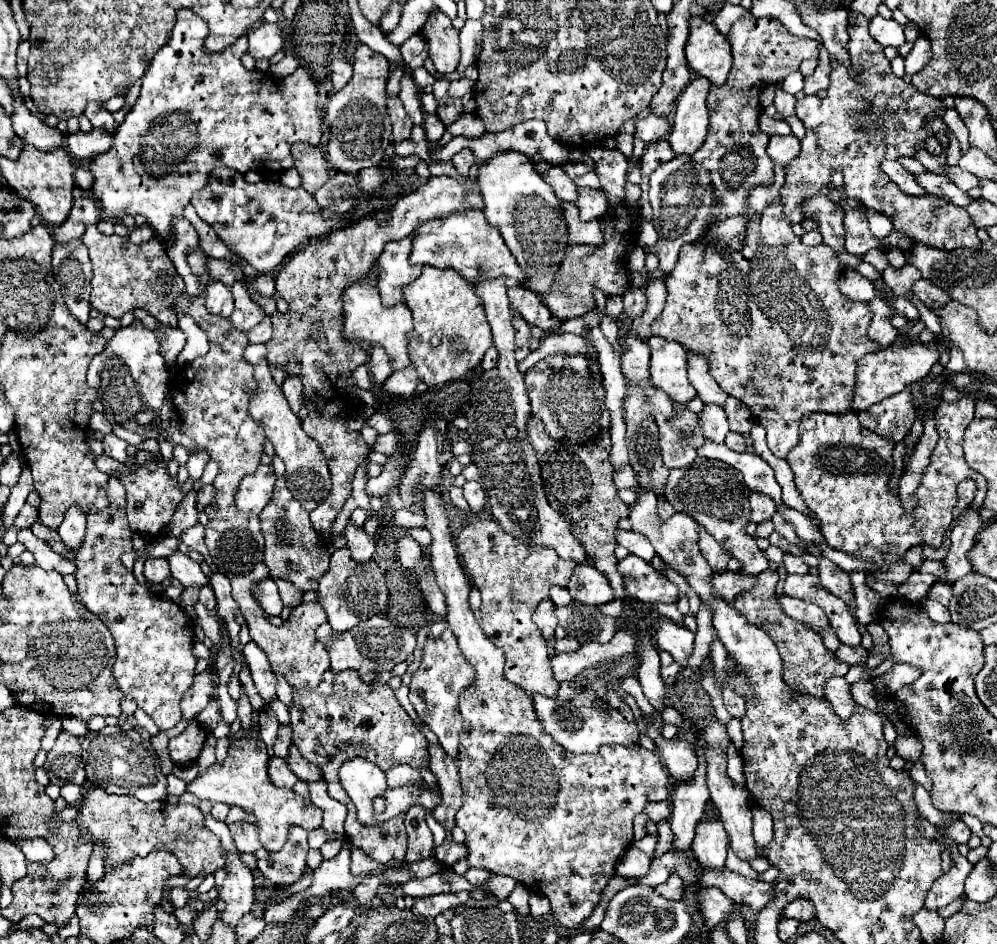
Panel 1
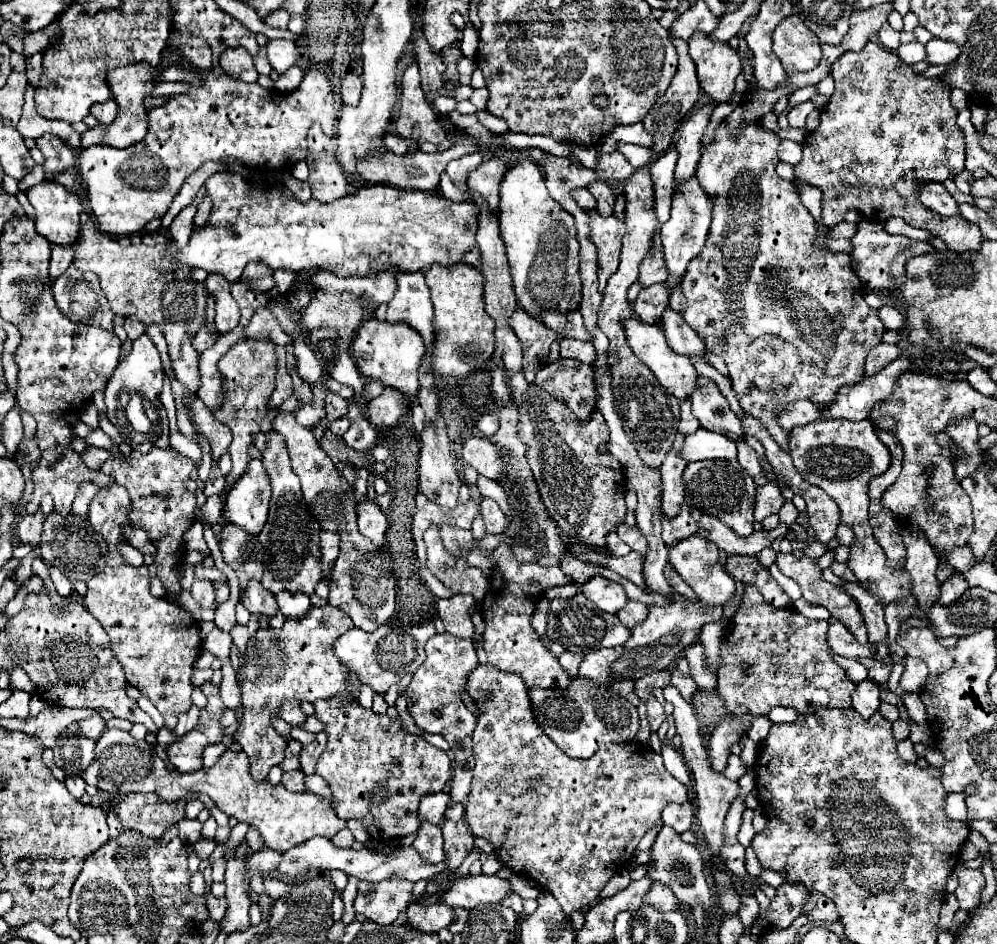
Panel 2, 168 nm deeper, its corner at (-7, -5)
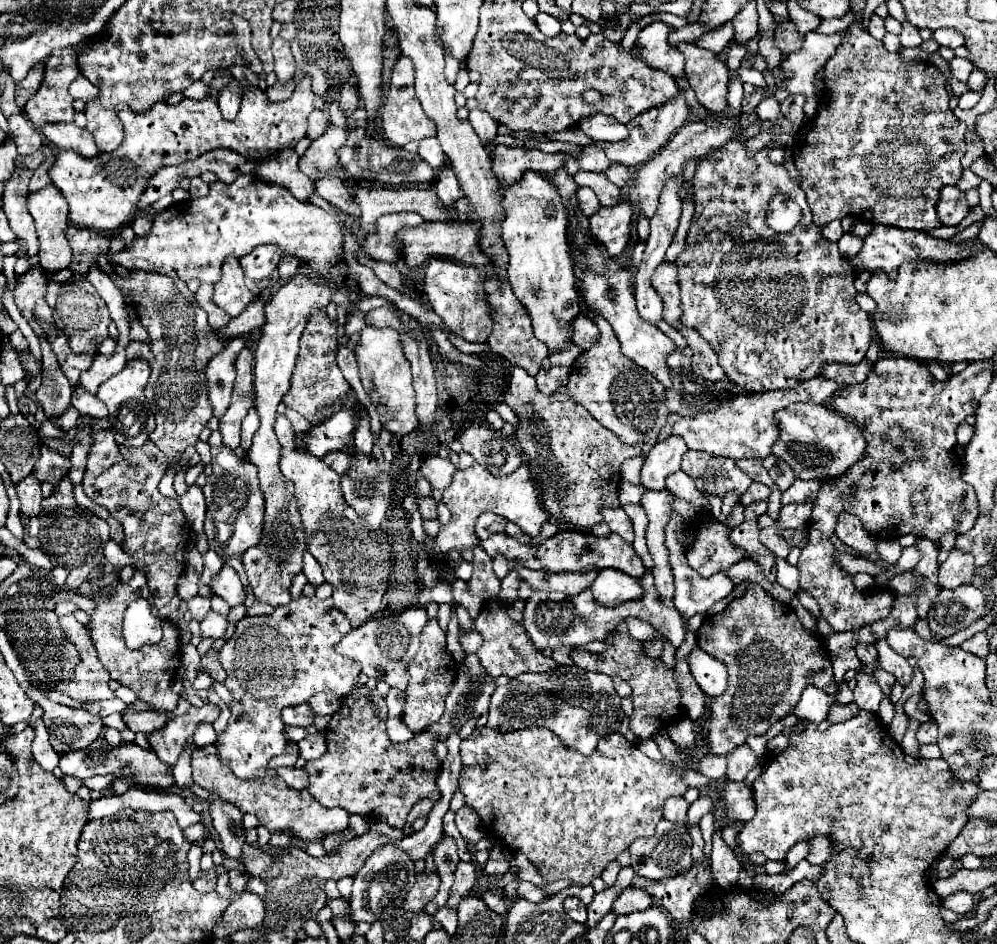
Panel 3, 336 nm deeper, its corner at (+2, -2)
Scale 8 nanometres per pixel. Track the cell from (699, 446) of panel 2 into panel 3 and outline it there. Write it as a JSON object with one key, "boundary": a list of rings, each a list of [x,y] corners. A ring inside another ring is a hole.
{"boundary":[[[668,436],[666,440],[658,442],[648,452],[648,458],[640,470],[640,484],[646,490],[664,490],[666,476],[678,470],[678,464],[686,450],[686,442],[680,436]]]}

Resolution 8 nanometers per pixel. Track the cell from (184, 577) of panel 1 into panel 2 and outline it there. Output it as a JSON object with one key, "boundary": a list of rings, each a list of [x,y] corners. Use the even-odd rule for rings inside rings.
{"boundary":[[[195,579],[191,585],[191,595],[201,607],[211,607],[215,609],[215,593],[213,593],[213,583],[207,579]]]}

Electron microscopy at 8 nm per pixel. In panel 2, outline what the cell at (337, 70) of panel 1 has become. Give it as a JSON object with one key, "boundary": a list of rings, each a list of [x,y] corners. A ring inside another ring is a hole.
{"boundary":[[[355,73],[345,75],[343,85],[341,85],[341,95],[343,95],[343,103],[357,105],[361,97],[361,77]]]}

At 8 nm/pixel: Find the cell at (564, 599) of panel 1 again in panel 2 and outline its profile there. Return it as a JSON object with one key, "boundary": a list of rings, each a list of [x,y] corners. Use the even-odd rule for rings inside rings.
{"boundary":[[[565,585],[565,587],[551,587],[551,589],[547,589],[545,597],[551,599],[551,601],[553,599],[569,599],[575,593],[579,593],[579,587],[577,585]]]}

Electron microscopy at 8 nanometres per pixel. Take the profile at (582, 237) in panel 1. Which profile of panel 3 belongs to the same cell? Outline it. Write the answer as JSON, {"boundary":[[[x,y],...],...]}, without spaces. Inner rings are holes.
{"boundary":[[[620,202],[612,208],[600,208],[590,216],[590,232],[596,242],[606,246],[612,258],[618,258],[630,244],[634,230],[634,210],[628,202]]]}

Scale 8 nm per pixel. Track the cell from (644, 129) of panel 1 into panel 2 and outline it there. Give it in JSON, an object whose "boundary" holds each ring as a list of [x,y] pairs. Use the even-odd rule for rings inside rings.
{"boundary":[[[643,123],[619,125],[619,127],[615,127],[611,137],[615,137],[621,143],[635,143],[635,145],[641,145],[641,147],[653,145],[653,137],[647,133],[647,129],[643,129]]]}

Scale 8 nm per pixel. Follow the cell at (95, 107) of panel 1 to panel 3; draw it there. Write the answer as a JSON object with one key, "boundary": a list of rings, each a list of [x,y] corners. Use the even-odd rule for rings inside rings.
{"boundary":[[[78,76],[72,84],[70,84],[70,96],[72,98],[80,98],[84,102],[90,102],[98,96],[98,88],[86,78],[86,76]]]}

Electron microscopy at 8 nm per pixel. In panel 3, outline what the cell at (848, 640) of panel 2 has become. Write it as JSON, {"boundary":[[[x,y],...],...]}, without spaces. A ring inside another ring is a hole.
{"boundary":[[[858,644],[858,658],[870,668],[878,668],[878,652],[872,644]]]}

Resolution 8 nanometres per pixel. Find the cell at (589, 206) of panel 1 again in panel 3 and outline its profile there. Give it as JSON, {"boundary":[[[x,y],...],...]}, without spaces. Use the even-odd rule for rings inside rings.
{"boundary":[[[580,170],[572,178],[578,186],[589,187],[594,190],[599,200],[602,200],[602,206],[611,207],[620,202],[621,190],[610,182],[604,173]]]}

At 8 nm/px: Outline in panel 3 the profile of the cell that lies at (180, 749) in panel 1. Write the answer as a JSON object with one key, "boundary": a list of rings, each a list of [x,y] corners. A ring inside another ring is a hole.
{"boundary":[[[204,704],[202,708],[188,708],[186,714],[176,716],[166,722],[162,730],[150,732],[148,742],[154,754],[168,766],[174,766],[180,758],[186,740],[194,734],[198,724],[214,722],[218,716],[218,708],[214,704]]]}

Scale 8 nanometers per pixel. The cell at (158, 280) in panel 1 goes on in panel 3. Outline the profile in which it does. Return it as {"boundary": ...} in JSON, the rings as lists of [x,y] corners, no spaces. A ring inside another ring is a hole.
{"boundary":[[[128,272],[128,276],[112,274],[112,280],[122,290],[122,294],[130,294],[136,314],[150,336],[148,346],[154,354],[154,362],[150,362],[152,374],[144,390],[156,418],[156,428],[150,434],[150,440],[168,458],[168,468],[160,482],[160,492],[164,496],[178,498],[172,480],[176,476],[176,468],[180,466],[180,458],[186,448],[198,442],[200,430],[212,418],[212,404],[208,402],[204,370],[208,362],[228,346],[228,340],[222,340],[208,324],[206,312],[196,306],[194,294],[180,278],[154,272]]]}

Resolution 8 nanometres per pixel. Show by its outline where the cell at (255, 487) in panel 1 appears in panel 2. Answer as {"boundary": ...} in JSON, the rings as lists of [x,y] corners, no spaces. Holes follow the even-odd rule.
{"boundary":[[[253,459],[243,477],[229,491],[223,517],[235,525],[241,525],[247,533],[257,535],[267,521],[269,501],[271,481],[261,461]]]}

